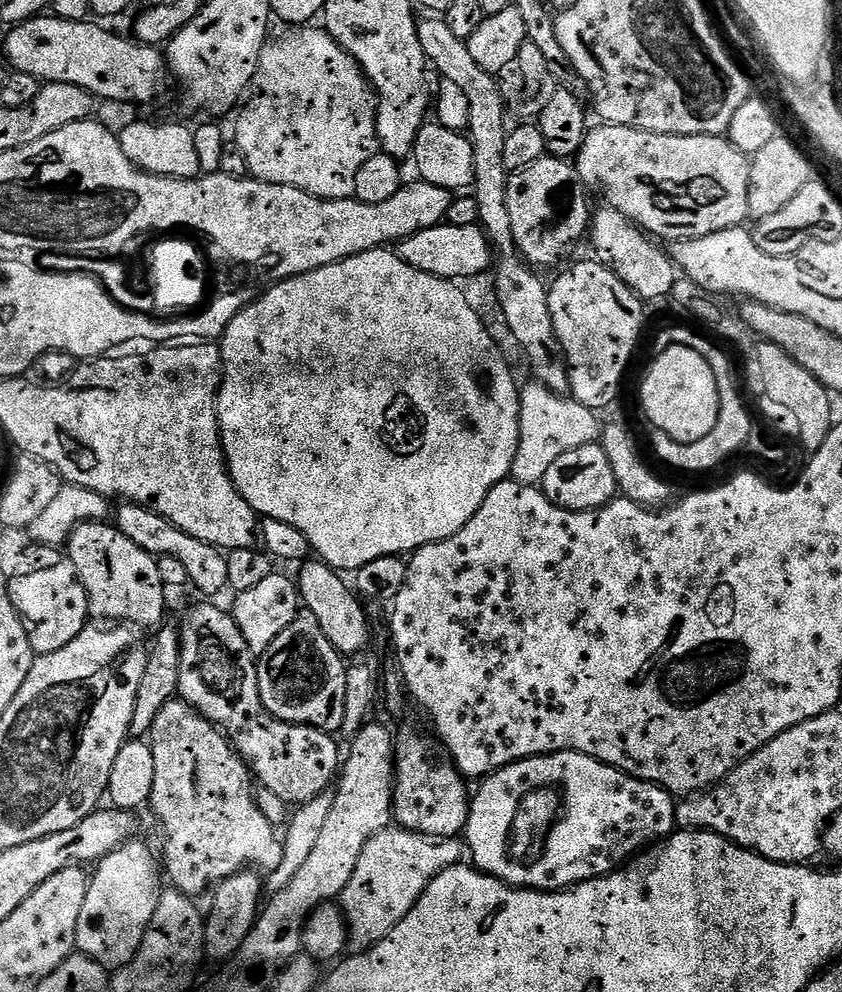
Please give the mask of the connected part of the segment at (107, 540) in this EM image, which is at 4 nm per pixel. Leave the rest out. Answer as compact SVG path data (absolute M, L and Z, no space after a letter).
M92 520L88 524L80 524L68 535L66 551L67 559L72 561L74 570L88 595L88 615L93 621L119 622L121 625L135 626L140 630L156 630L165 623L166 589L162 577L158 575L158 559L153 553L142 550L142 546L130 542L130 538L126 538L126 534L122 534L115 523Z

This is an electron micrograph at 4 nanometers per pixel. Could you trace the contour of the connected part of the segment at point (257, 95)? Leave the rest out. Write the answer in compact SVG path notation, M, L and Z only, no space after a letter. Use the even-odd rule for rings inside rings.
M304 26L289 32L292 32L289 36L277 40L275 37L265 44L250 95L239 109L234 142L246 154L251 179L294 186L320 200L351 200L358 170L381 151L376 137L376 98L372 85L354 57L323 27Z

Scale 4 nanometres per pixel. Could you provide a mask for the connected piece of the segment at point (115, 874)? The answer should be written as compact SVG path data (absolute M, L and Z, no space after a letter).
M139 838L116 848L95 865L75 930L77 951L116 972L133 959L160 901L162 868L159 859Z

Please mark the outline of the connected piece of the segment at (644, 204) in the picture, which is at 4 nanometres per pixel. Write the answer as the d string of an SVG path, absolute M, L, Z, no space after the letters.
M607 122L599 126L601 128L593 127L589 131L574 157L577 177L585 189L600 192L604 199L601 201L607 207L626 214L626 218L645 233L661 241L683 242L718 230L739 228L749 219L750 160L724 136L650 134L646 130Z

